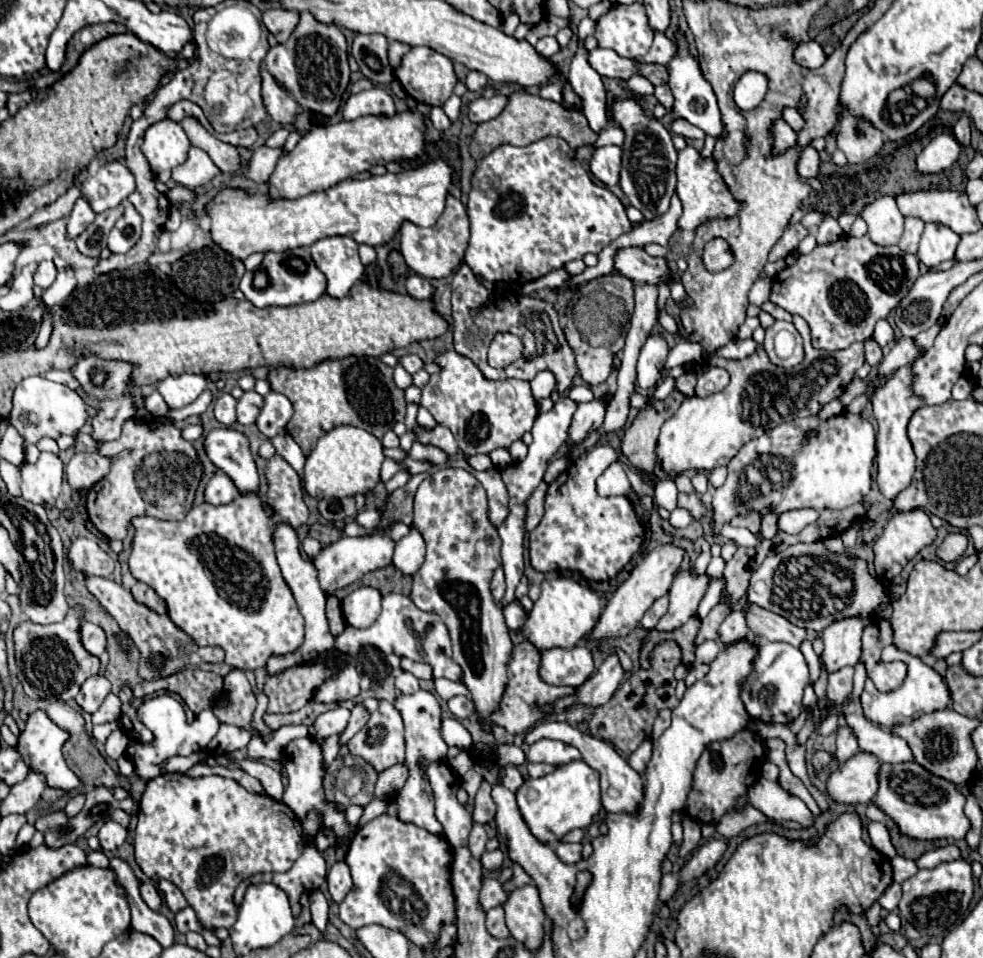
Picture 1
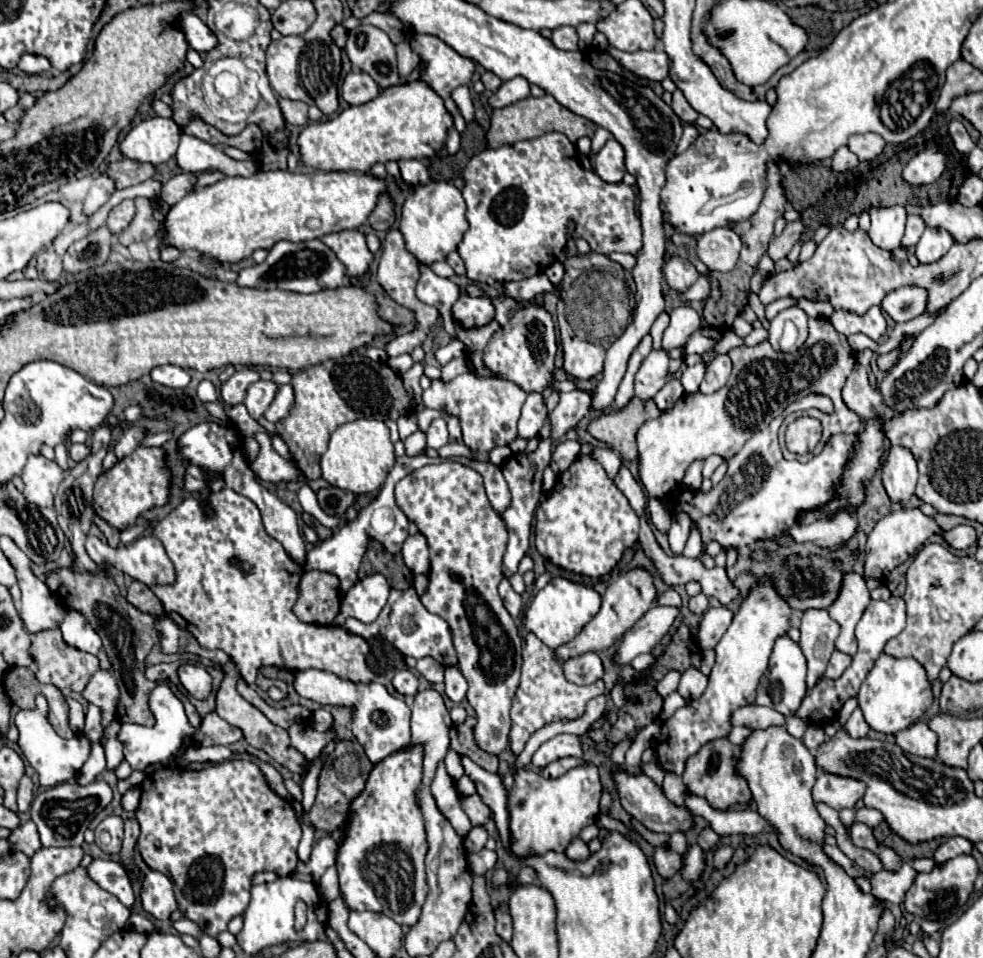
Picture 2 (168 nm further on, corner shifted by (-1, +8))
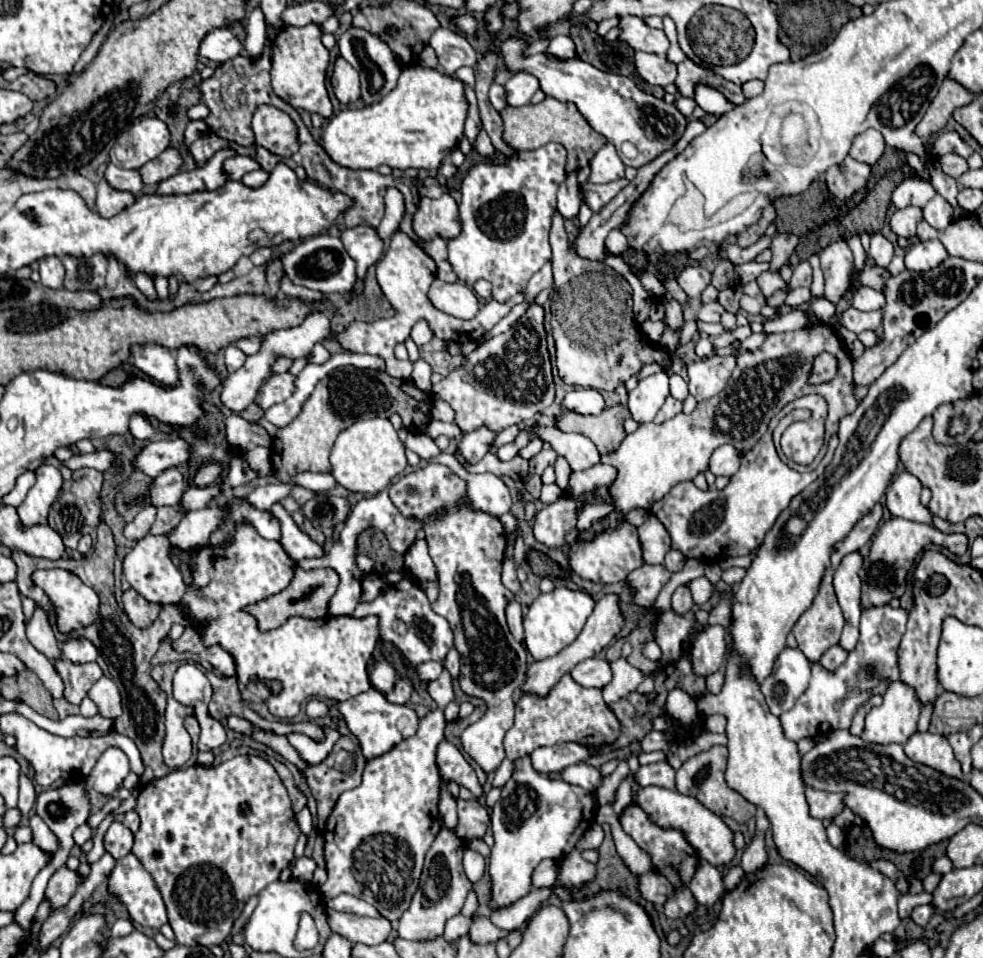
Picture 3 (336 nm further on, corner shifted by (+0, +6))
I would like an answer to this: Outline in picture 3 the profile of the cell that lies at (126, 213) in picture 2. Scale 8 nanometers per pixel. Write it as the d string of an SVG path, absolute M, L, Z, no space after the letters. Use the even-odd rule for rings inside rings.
M101 180L97 184L97 212L103 218L117 216L125 208L129 208L133 202L135 202L133 194L129 194L129 192L117 192L117 190L109 188L109 184L105 184L105 180Z

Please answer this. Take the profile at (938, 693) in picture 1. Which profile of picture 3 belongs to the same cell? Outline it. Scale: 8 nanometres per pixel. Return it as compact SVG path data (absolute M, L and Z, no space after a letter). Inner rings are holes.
M901 680L889 682L883 694L883 704L869 710L861 738L875 744L905 744L917 730L919 714L921 702L915 690Z

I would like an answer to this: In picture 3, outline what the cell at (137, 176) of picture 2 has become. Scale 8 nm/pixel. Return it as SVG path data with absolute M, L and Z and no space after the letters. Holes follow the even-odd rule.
M167 148L157 156L155 160L149 160L149 164L139 168L143 184L159 184L161 180L167 180L169 176L177 174L181 166L181 154L177 148Z

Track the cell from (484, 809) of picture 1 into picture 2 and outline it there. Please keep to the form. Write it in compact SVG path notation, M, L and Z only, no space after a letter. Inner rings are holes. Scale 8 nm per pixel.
M478 794L462 798L462 810L468 814L472 826L484 826L490 820L490 808L480 800Z

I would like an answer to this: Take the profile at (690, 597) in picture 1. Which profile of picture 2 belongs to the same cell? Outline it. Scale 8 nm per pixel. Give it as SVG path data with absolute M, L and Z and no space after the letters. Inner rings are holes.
M652 606L622 638L618 648L618 664L630 664L638 654L652 652L670 630L680 608Z

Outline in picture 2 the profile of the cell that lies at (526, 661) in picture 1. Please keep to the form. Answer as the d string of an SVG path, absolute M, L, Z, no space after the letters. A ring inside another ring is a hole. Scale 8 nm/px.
M534 634L526 636L524 642L524 650L522 650L522 680L518 686L518 692L514 696L512 702L512 730L510 730L510 748L512 752L518 756L528 738L540 730L542 726L550 724L550 722L558 722L558 720L576 720L584 714L588 700L596 698L598 694L604 692L604 682L598 680L594 684L588 686L578 686L566 680L562 666L554 660L554 652L544 646Z

